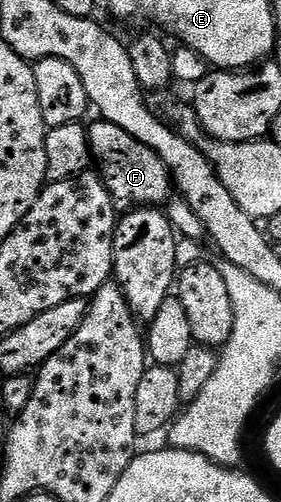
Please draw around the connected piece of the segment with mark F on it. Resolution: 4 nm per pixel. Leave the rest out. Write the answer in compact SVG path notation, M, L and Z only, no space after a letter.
M98 118L96 122L90 122L87 127L89 154L118 212L132 211L135 207L161 207L168 204L174 198L175 188L173 175L167 169L163 157L159 157L155 149L143 145L143 141L135 141L127 129L119 129L119 125L111 125L103 118Z

